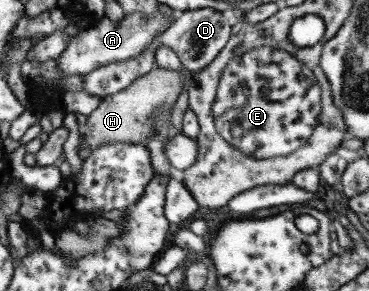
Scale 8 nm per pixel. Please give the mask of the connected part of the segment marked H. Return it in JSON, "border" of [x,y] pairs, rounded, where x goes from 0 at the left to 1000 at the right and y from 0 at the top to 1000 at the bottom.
{"border":[[[409,237],[401,251],[377,258],[347,299],[276,340],[263,368],[233,402],[230,433],[241,443],[241,460],[220,464],[211,478],[233,491],[252,519],[266,495],[282,491],[350,491],[385,495],[407,467],[417,467],[412,450],[412,385],[428,364],[444,364],[444,378],[466,381],[466,361],[501,299],[501,244],[461,244],[461,237]]]}

